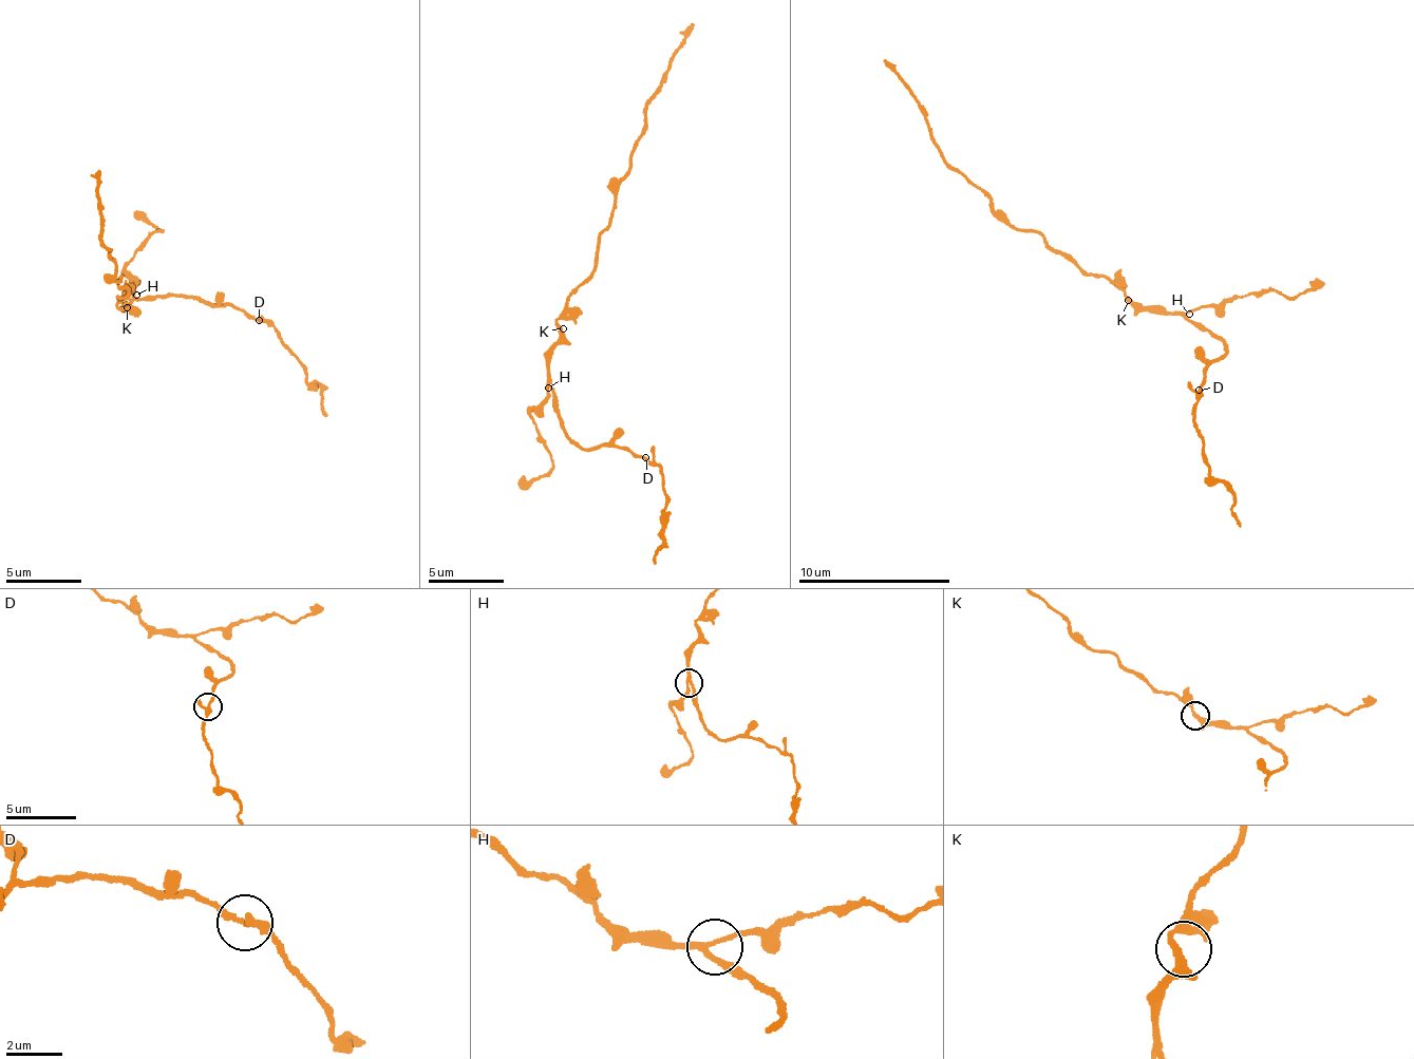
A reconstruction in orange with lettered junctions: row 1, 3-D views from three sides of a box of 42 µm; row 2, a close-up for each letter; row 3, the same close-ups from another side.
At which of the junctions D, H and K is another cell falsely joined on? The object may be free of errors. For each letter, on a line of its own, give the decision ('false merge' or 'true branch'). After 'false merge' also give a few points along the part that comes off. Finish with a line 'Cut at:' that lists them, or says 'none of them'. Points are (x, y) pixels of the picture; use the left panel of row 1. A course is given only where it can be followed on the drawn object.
D: true branch
H: true branch
K: true branch
Cut at: none of them

